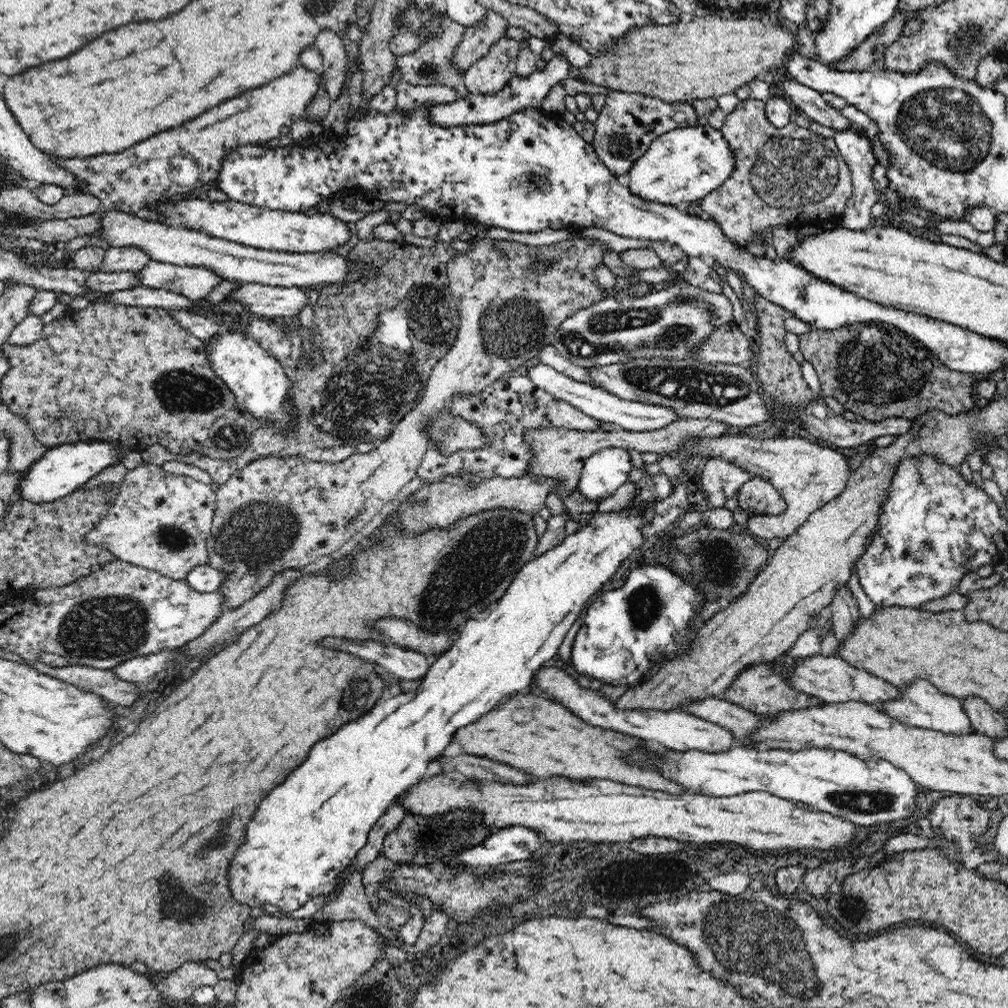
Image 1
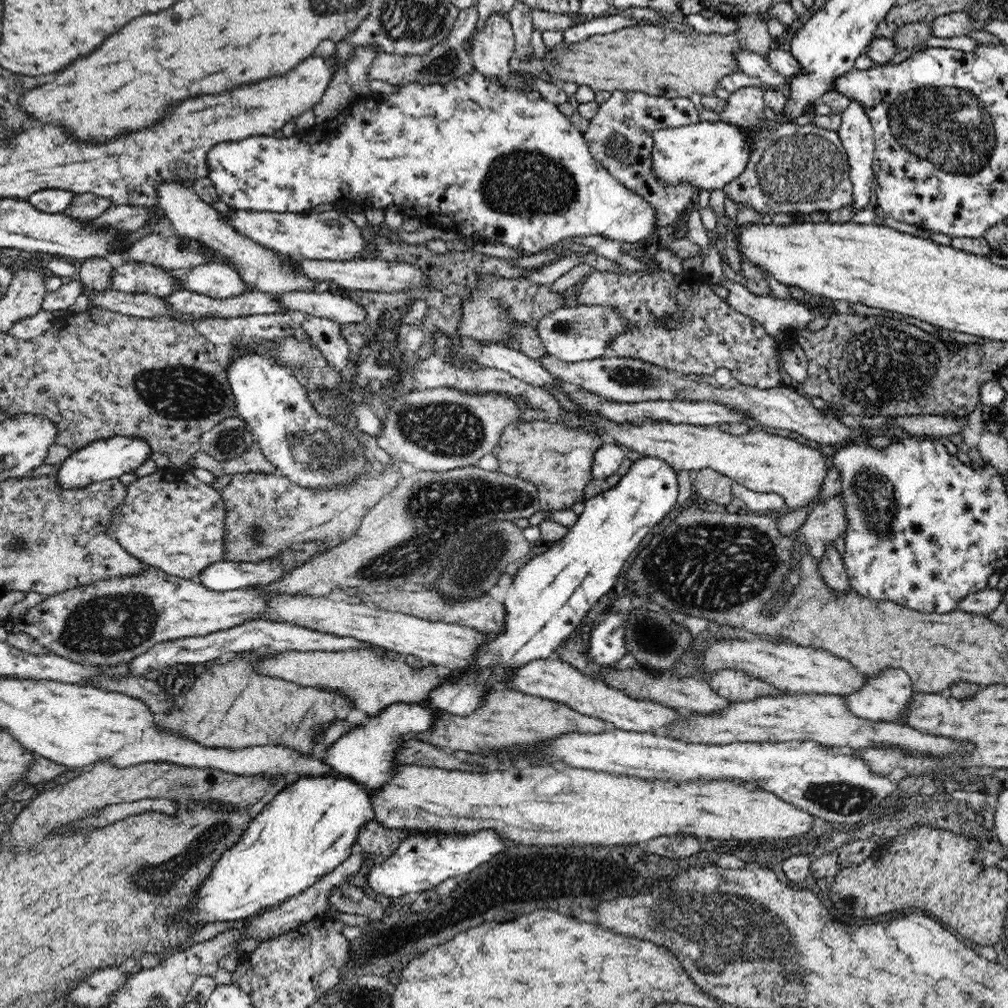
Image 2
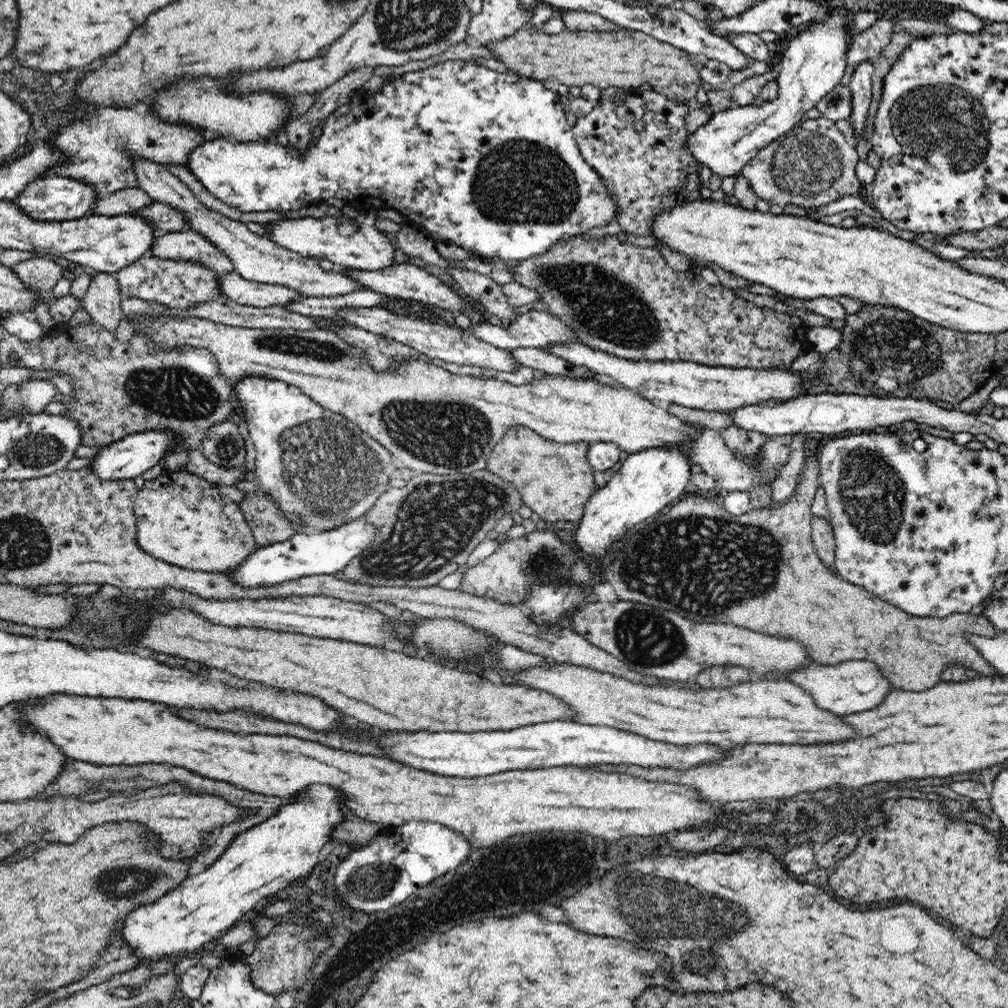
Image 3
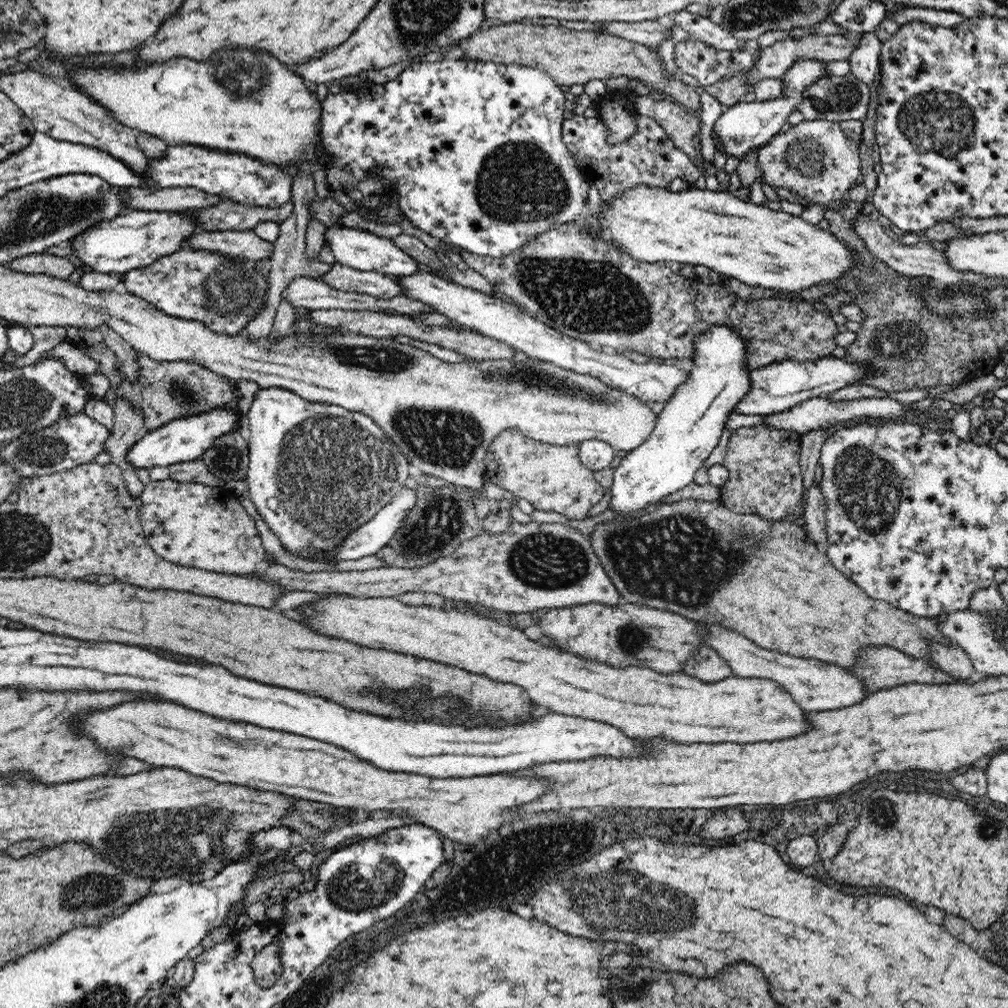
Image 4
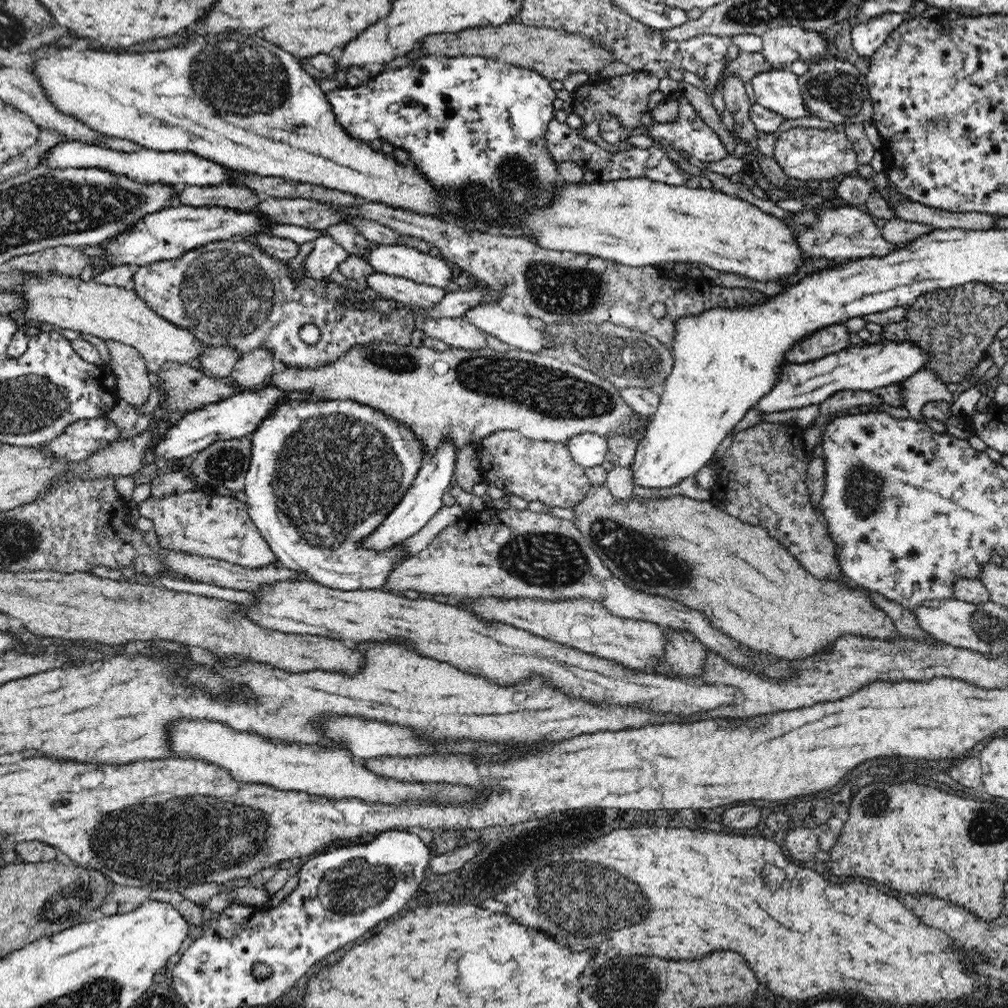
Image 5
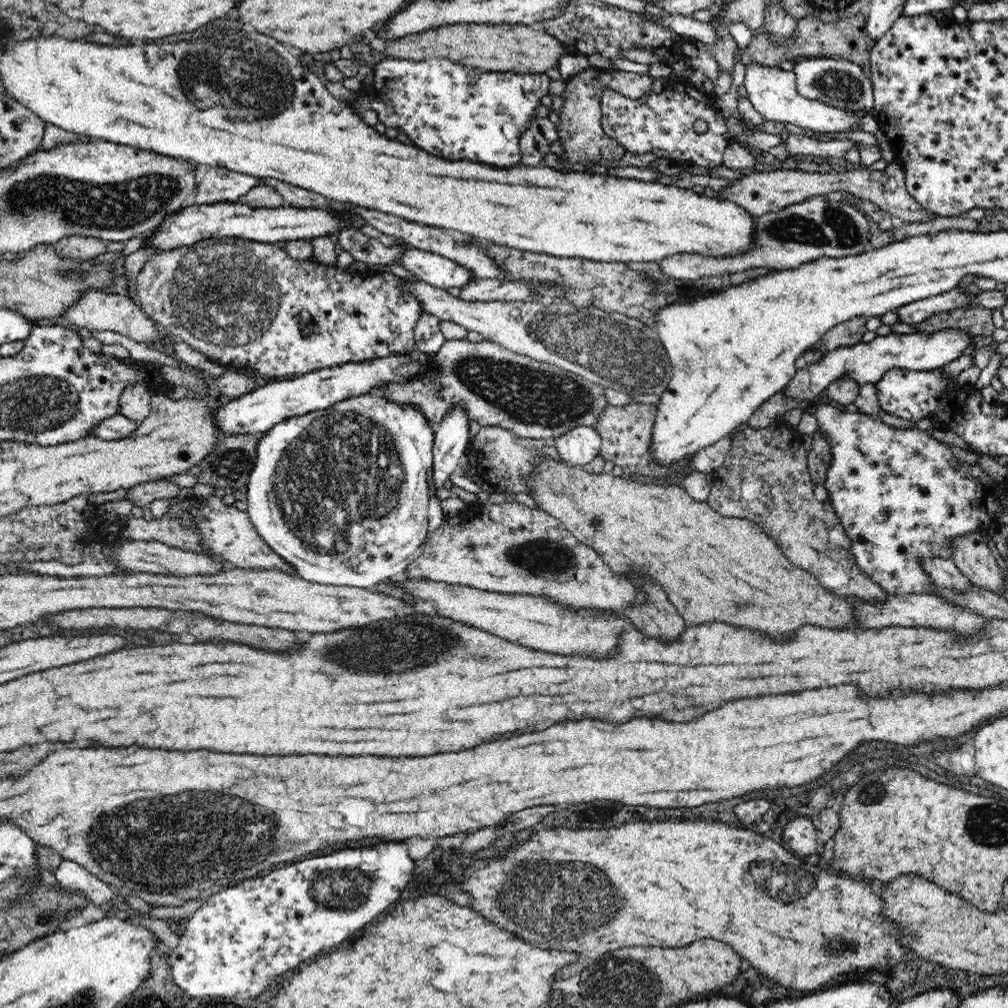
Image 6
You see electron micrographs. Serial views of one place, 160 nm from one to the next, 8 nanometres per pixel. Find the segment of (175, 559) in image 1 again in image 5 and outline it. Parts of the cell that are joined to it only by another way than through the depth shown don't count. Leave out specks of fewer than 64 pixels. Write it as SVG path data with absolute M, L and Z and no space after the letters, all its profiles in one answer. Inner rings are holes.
M206 487L160 497L150 496L137 504L141 516L153 522L159 549L210 557L251 569L262 568L277 560L267 540L253 523L244 502L214 494Z

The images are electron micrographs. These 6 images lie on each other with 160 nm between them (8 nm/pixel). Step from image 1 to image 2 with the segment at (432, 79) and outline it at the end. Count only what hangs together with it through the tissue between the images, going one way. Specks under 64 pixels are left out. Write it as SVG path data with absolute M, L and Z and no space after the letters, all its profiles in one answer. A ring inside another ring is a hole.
M476 6L460 11L457 22L454 24L452 31L448 36L434 44L430 50L426 50L424 54L388 54L387 52L376 54L368 69L369 80L385 80L391 85L405 85L408 83L418 83L420 85L429 84L448 84L453 80L458 80L466 73L473 70L473 64L470 53L464 48L466 40L471 38L472 32L475 30L479 15Z

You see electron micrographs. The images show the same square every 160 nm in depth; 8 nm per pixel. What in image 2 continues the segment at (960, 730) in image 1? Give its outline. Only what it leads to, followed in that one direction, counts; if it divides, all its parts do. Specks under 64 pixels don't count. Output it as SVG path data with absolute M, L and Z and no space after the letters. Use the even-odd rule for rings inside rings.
M888 669L877 677L869 677L867 683L855 693L846 695L846 703L850 711L859 718L870 721L884 721L898 723L906 720L906 708L910 706L910 700L914 696L912 679L902 669Z

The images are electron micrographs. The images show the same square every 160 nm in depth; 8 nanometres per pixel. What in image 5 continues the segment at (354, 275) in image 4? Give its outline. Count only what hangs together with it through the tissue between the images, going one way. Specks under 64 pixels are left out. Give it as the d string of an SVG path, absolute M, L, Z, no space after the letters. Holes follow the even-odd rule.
M374 272L366 275L365 281L367 287L382 299L392 299L404 305L420 308L430 308L445 296L442 288L419 284L415 280L399 276Z

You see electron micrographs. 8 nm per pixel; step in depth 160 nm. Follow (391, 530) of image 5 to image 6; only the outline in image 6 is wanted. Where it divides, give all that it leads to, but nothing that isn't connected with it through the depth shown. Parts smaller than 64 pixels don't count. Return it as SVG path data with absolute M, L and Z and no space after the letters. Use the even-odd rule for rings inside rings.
M456 407L452 409L435 428L433 438L433 464L431 490L438 499L437 493L442 490L456 466L465 461L468 444L468 417Z

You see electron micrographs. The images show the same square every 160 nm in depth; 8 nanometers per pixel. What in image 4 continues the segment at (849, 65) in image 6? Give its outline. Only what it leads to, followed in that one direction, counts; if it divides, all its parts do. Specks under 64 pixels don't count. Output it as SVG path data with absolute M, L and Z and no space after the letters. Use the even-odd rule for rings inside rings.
M849 72L846 76L828 74L805 90L803 103L799 104L797 110L804 114L806 120L830 120L839 123L844 120L862 120L868 112L868 102L869 85L858 81L852 73Z

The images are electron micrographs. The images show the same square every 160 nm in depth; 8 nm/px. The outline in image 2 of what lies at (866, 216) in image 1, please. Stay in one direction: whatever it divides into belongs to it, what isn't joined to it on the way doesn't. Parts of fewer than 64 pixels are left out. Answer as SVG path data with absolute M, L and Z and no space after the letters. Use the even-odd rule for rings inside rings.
M852 101L844 112L841 112L841 125L837 131L844 152L847 154L849 164L849 177L852 183L852 211L854 214L867 208L872 198L872 186L874 186L874 174L872 173L872 160L875 157L875 136L873 124L870 122L862 105Z

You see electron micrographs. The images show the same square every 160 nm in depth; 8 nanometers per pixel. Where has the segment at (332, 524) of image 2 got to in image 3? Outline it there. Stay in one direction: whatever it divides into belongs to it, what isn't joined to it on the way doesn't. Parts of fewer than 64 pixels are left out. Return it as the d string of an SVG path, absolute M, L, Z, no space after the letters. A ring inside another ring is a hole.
M260 488L254 491L243 491L244 501L238 503L244 520L252 529L256 549L263 546L284 542L293 534L307 532L301 518L290 520L281 511L272 496Z

